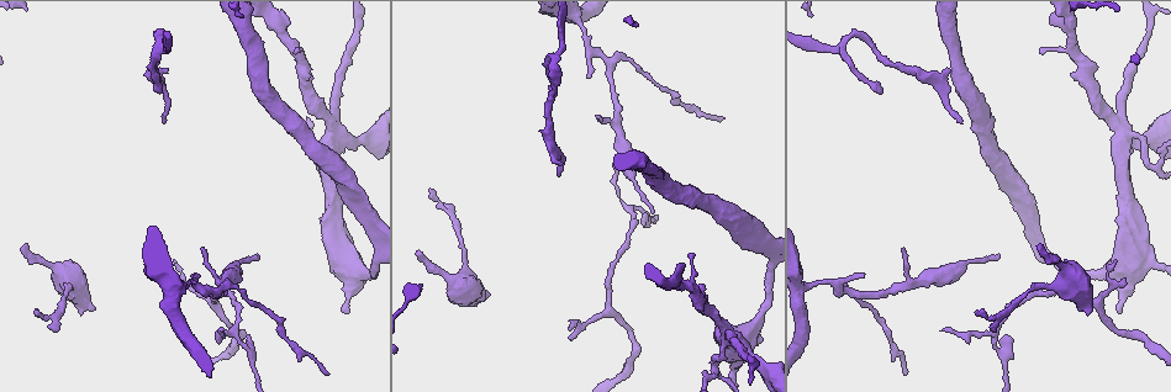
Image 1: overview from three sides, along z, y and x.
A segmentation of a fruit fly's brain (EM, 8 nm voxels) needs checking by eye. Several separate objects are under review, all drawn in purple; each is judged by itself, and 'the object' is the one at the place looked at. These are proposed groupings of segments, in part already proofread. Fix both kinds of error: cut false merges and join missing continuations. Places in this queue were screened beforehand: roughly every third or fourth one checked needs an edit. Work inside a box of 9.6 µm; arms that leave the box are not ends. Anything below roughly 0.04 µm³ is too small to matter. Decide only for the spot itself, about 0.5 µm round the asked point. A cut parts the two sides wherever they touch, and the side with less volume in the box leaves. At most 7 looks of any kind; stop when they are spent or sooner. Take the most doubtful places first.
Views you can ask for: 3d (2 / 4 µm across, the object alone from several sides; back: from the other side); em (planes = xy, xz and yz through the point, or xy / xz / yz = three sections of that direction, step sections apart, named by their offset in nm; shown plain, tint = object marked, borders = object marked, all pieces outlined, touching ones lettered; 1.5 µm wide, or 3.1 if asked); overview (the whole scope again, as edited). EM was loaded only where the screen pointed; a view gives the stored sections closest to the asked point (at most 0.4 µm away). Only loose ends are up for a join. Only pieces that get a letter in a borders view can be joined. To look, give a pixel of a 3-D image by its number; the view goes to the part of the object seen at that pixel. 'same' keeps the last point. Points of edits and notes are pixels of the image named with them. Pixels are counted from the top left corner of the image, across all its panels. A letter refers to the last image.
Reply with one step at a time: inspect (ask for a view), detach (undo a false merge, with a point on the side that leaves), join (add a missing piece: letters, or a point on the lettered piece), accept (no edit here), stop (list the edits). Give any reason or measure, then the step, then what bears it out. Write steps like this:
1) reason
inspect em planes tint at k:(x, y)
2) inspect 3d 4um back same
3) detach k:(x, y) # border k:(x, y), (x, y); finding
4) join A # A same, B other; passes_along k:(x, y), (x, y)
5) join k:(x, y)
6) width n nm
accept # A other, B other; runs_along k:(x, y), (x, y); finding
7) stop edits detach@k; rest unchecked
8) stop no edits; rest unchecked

inspect 3d 4um back at 1:(422, 252)

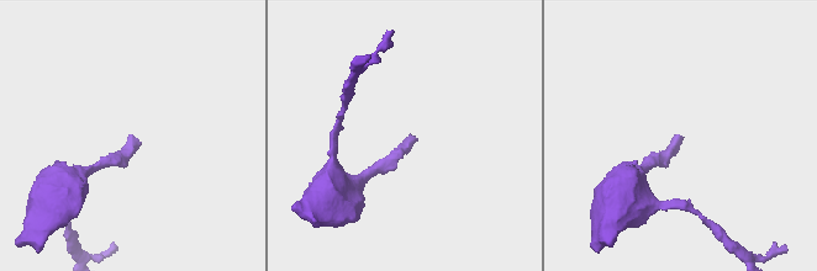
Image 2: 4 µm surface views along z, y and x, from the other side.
shape alone is not enough
inspect em planes borders at 2:(679, 134)

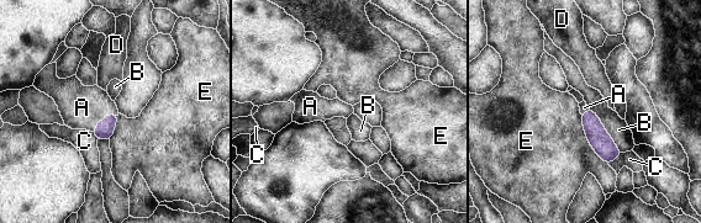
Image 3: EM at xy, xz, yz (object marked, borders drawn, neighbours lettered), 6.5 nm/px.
width 120 nm; longest_contact E 380 nm
join A # A same, B other, C other, D other, E other; the neuron continues

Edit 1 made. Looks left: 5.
four or more arms meet
inspect em xy step 4 tint at 1:(332, 132)

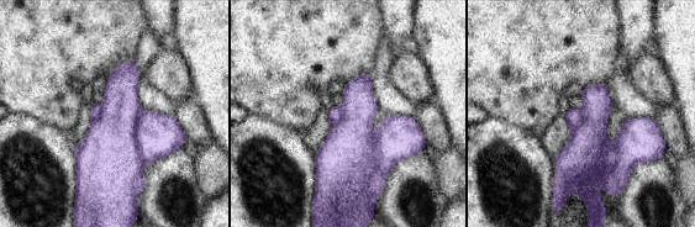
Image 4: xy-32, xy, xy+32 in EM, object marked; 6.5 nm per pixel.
inspect em planes tint same

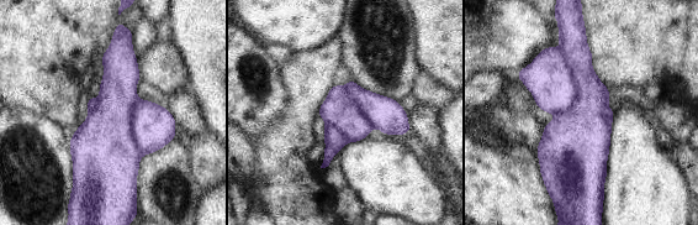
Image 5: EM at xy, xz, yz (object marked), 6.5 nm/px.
see the neighbours
inspect em planes borders same

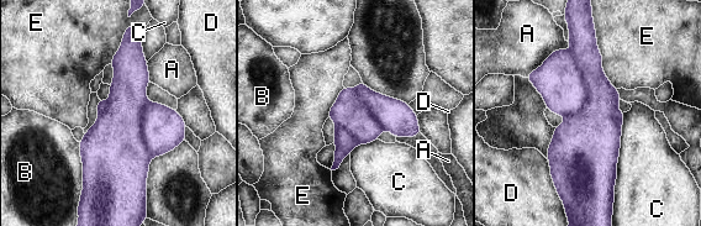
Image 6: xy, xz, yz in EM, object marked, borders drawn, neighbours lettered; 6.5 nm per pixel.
detach 6:(558, 80) # A other, B other, C other, D other, E other; border 6:(569, 51), (588, 101), (565, 117); two neurons meet here

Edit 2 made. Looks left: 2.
thin end
inspect em xz step 8 tint at 1:(194, 274)

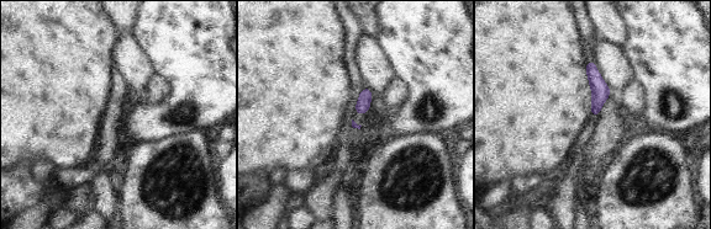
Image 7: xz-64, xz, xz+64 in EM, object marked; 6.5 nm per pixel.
inspect em planes borders same

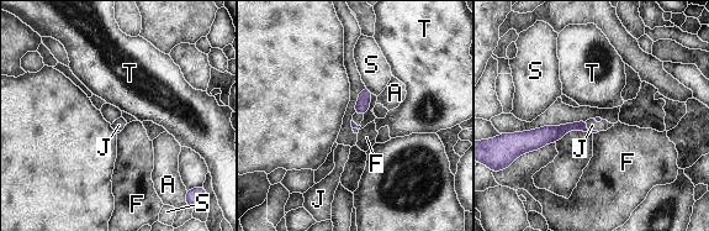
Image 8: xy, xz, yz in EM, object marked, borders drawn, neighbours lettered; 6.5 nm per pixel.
join J # A other, F other, J same, S other, T other; it goes on there

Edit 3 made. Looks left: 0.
stop edits join@3, detach@6, join@8; rest unchecked

